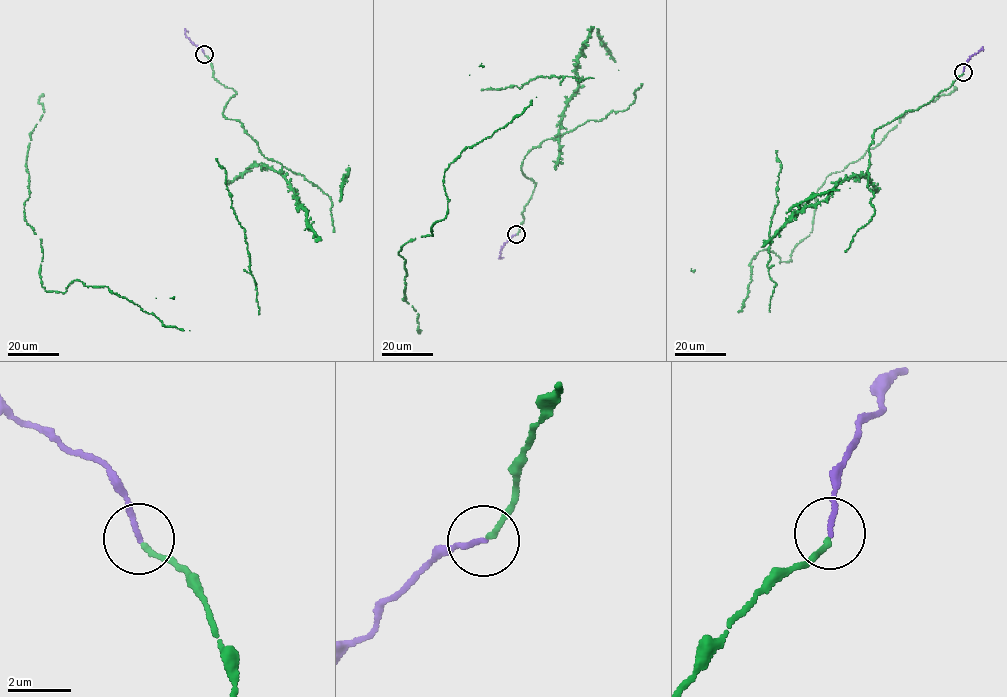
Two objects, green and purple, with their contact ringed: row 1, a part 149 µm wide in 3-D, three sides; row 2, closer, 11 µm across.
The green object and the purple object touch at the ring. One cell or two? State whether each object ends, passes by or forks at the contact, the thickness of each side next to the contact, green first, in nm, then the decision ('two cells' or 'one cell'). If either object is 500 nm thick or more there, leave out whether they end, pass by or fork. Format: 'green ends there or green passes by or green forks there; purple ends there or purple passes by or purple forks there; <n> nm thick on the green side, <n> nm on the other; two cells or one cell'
green ends there; purple ends there; 160 nm thick on the green side, 150 nm on the other; one cell

